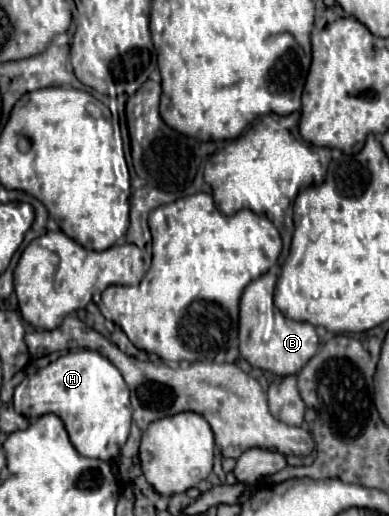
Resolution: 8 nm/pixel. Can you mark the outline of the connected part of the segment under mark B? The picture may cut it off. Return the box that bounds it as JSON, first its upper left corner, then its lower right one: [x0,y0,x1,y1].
[238,272,318,376]

